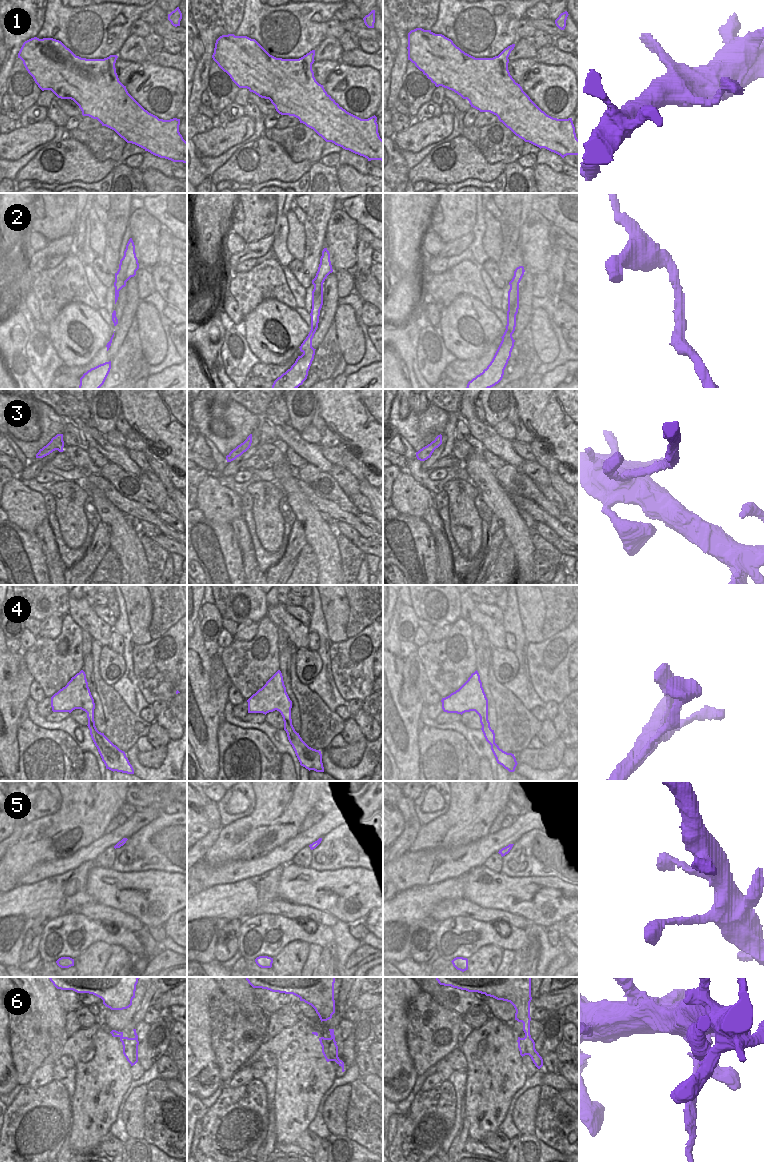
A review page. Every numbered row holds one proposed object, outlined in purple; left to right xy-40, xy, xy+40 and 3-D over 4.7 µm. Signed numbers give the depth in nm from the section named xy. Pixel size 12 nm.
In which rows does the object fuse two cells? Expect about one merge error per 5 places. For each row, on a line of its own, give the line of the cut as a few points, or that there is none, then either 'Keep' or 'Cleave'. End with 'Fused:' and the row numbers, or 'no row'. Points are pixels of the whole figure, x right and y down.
1: No split. Keep
2: No split. Keep
3: No split. Keep
4: No split. Keep
5: No split. Keep
6: Split along xy+40 (529, 1016), (518, 1021). Cleave
Fused: 6

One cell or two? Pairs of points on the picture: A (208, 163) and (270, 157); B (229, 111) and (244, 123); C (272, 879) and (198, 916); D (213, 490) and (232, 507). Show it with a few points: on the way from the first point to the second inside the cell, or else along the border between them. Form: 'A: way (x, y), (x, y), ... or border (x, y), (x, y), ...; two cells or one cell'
A: border (243, 145), (210, 177); two cells
B: border (243, 114), (225, 123), (217, 124); two cells
C: way (254, 891), (238, 901), (224, 902), (216, 906); one cell
D: way (218, 495), (227, 504); one cell

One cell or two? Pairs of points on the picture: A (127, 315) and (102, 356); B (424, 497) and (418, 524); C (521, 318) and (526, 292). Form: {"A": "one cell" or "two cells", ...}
{"A": "one cell", "B": "two cells", "C": "one cell"}

